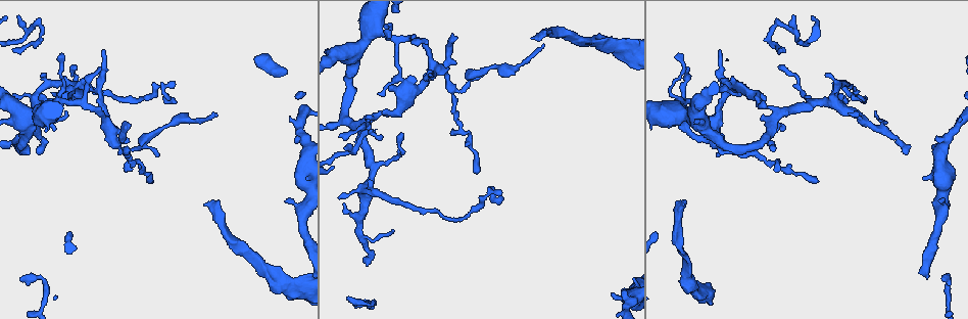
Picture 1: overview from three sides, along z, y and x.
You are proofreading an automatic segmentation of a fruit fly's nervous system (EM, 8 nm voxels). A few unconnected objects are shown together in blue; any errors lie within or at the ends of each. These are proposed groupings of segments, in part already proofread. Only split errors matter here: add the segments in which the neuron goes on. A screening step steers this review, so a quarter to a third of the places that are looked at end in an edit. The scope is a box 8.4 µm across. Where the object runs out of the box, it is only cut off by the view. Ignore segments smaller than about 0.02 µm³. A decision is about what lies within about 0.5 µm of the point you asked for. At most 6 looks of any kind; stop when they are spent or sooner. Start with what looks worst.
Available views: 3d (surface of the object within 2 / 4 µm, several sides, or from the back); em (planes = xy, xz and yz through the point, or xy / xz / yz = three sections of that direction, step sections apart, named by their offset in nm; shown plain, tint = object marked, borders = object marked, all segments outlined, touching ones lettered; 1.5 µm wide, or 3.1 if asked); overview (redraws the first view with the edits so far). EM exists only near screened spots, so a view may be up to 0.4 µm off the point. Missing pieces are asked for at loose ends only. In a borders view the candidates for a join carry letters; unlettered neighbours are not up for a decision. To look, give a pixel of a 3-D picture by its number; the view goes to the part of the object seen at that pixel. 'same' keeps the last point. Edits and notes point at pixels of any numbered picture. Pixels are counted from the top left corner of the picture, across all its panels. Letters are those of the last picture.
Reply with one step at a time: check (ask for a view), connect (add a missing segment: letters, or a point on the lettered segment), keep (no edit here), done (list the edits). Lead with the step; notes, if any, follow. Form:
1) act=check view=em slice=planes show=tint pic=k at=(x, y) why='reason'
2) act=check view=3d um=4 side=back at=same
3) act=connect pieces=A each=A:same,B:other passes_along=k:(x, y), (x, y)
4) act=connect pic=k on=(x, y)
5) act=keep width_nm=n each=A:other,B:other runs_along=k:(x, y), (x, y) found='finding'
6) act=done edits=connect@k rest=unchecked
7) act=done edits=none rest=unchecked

act=check view=3d um=2 pic=1 at=(205, 203)

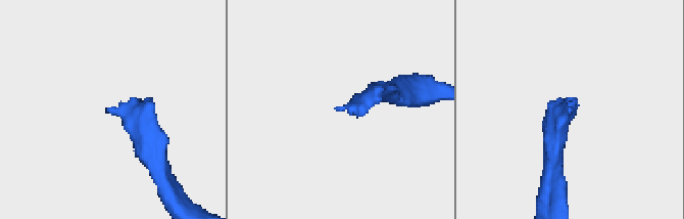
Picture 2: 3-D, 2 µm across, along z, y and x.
act=check view=em slice=planes show=borders pic=2 at=(105, 112)

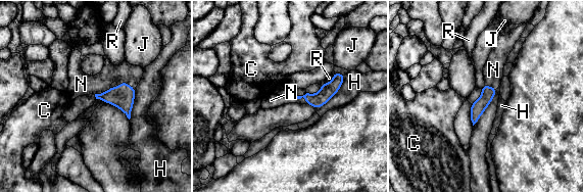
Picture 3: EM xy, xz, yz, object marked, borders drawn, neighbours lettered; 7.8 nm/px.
act=connect pieces=N each=C:other,H:other,J:other,N:same,R:other found='the neuron continues'

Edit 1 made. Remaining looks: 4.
act=check view=overview

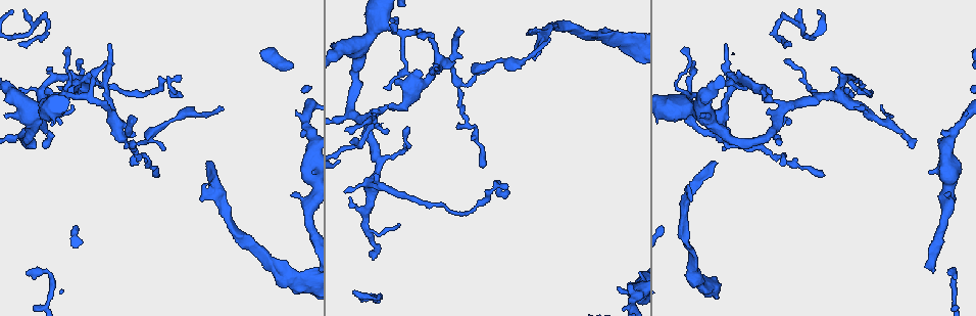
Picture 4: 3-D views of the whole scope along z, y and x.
act=check view=3d um=2 pic=4 at=(507, 191) why='end of a long branch'

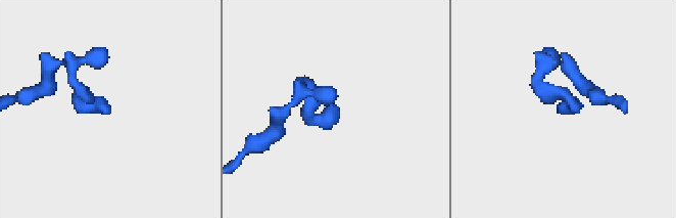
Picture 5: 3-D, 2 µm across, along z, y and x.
act=check view=em slice=yz step=4 show=borders pic=5 at=(564, 112)

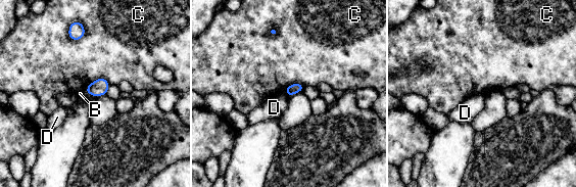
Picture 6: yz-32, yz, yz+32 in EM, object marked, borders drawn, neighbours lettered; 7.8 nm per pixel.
act=check view=em slice=planes show=borders at=same

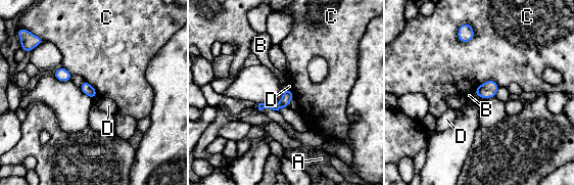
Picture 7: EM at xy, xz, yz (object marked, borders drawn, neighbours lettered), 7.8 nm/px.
act=keep longest_contact=C:170nm each=A:other,B:other,C:other,D:other runs_along=7:(290, 94), (278, 106), (260, 106) found='none of them fits'

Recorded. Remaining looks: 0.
act=done edits=connect@3 rest=unchecked

